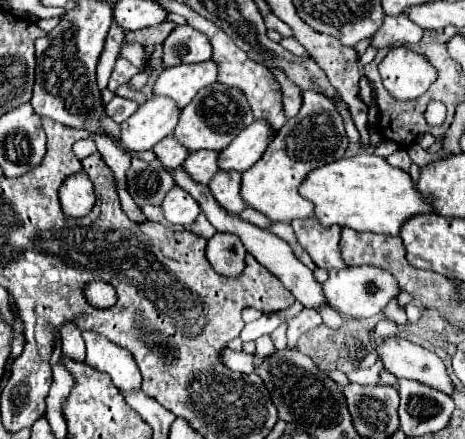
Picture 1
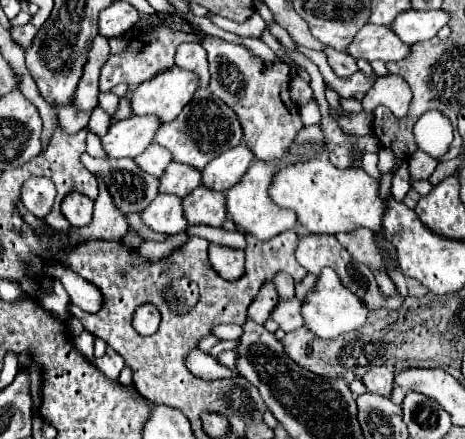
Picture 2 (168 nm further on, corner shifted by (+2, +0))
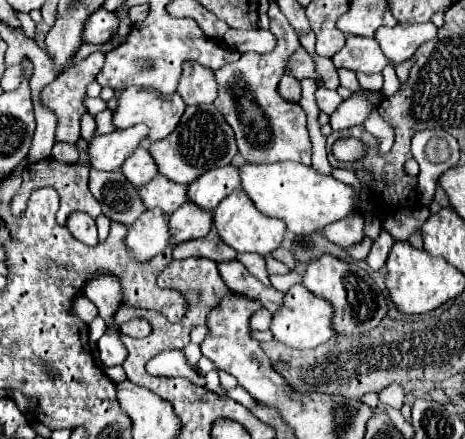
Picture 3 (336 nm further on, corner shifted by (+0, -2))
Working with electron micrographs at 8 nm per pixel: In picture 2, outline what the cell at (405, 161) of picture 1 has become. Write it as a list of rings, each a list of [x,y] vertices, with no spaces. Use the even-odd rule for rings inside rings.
[[[403,164],[403,166],[399,168],[399,172],[396,172],[394,175],[391,185],[391,194],[398,202],[402,202],[411,189],[409,181],[410,175],[409,172],[407,172],[407,164]]]

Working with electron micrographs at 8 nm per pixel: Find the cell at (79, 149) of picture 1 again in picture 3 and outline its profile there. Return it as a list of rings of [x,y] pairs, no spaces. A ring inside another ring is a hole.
[[[91,168],[89,190],[99,200],[103,214],[115,222],[129,226],[145,210],[143,200],[139,200],[139,190],[127,182],[121,170],[101,172]]]

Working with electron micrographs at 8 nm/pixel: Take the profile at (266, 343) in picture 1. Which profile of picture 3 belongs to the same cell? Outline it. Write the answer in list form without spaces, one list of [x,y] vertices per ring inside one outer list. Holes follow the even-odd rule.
[[[265,308],[257,310],[257,312],[251,316],[251,328],[253,328],[253,330],[269,330],[269,326],[271,326],[271,314],[269,314]]]

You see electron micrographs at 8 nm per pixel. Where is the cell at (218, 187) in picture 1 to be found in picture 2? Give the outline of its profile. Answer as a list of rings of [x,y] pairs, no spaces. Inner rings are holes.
[[[199,186],[183,200],[183,216],[189,226],[221,226],[225,220],[225,196]]]

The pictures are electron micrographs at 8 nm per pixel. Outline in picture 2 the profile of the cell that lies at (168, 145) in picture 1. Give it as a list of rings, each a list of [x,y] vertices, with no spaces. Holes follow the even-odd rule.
[[[151,144],[143,154],[139,154],[137,158],[135,158],[135,164],[143,170],[143,172],[147,172],[147,174],[151,174],[151,176],[161,176],[163,174],[163,170],[165,170],[165,166],[171,162],[171,158],[169,158],[169,152],[163,148],[163,146],[157,146],[157,144]]]

